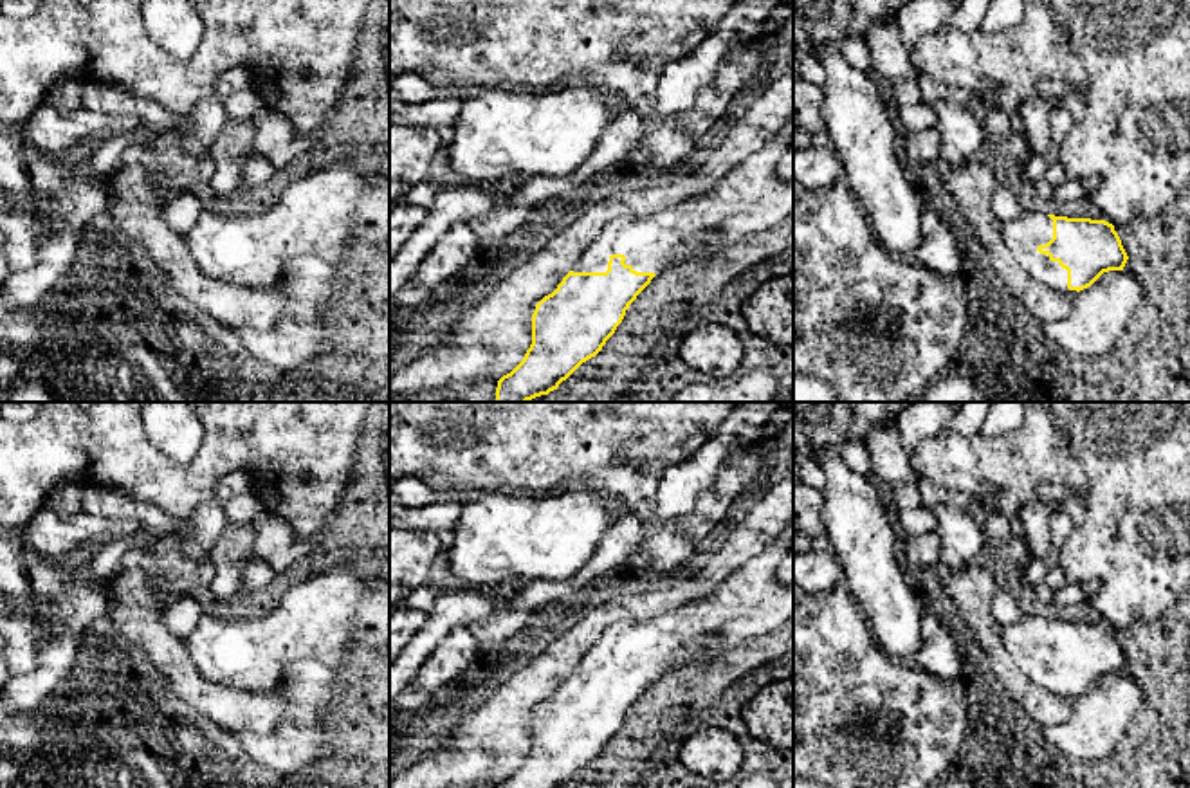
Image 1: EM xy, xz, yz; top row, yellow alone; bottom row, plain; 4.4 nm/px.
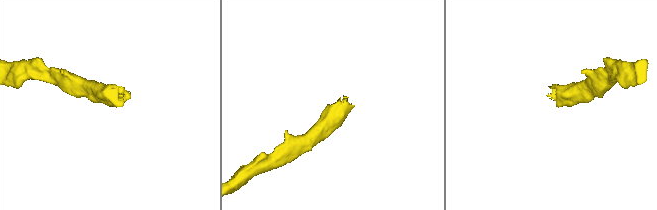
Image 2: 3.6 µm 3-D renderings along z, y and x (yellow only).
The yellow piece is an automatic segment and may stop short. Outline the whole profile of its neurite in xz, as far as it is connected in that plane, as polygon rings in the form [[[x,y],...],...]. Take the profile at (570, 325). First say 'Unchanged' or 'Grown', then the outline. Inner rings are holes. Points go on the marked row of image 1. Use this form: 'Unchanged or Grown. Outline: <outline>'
Grown. Outline: [[[793,119],[770,139],[757,153],[741,160],[719,184],[710,191],[691,197],[685,202],[656,211],[649,216],[618,216],[609,220],[590,247],[581,254],[575,267],[563,278],[557,289],[545,296],[532,314],[532,344],[523,361],[498,380],[494,402],[528,402],[536,397],[548,395],[557,389],[582,362],[595,357],[606,341],[622,323],[626,310],[636,296],[651,283],[651,279],[676,265],[709,258],[721,252],[755,233],[766,233],[793,213],[793,182],[779,180],[775,170],[793,135]],[[703,234],[718,234],[716,243],[700,245],[694,251],[682,249]]]

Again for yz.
Grown. Outline: [[[1024,213],[1002,222],[1001,238],[1039,283],[1075,296],[1103,272],[1123,270],[1129,256],[1105,220]]]

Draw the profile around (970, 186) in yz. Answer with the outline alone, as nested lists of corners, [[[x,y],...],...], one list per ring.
[[[972,159],[957,168],[941,168],[943,191],[961,207],[966,224],[975,231],[988,252],[992,267],[1013,292],[1026,312],[1040,325],[1066,319],[1073,310],[1073,296],[1035,281],[1013,258],[1001,238],[1002,220],[992,207],[992,195],[999,182],[993,164]]]

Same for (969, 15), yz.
[[[959,0],[952,23],[959,29],[979,29],[993,0]]]

